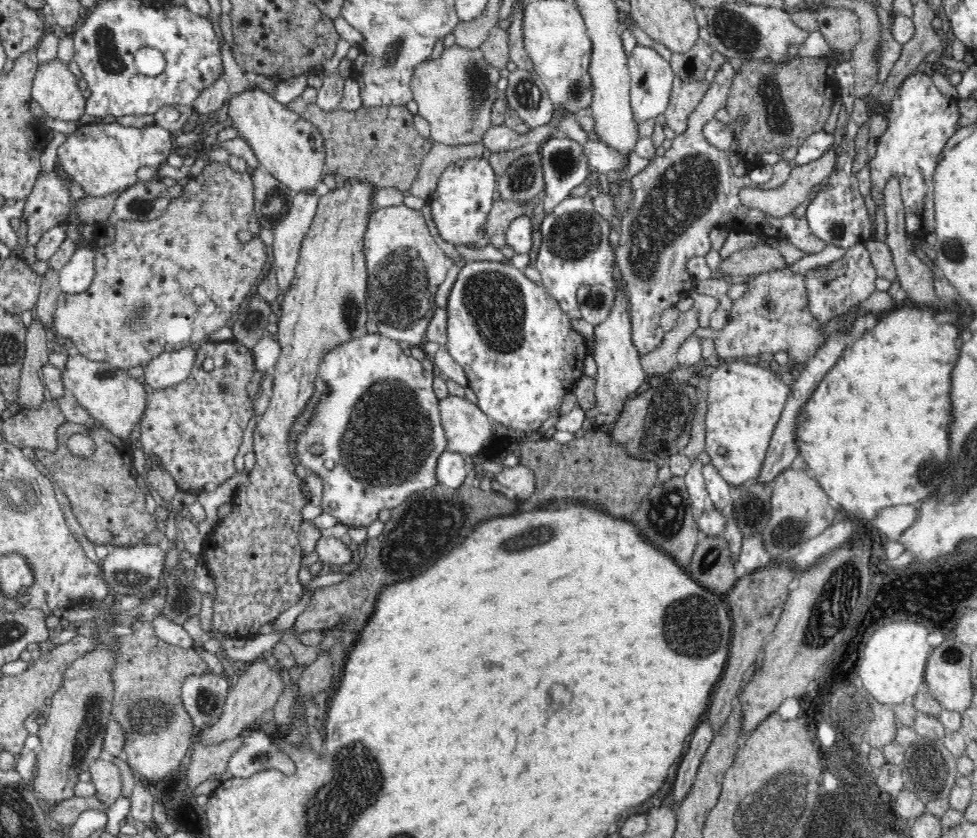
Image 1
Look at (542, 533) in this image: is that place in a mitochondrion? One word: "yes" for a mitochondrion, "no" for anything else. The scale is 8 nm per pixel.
yes

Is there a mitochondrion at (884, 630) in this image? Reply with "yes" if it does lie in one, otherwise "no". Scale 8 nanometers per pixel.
no

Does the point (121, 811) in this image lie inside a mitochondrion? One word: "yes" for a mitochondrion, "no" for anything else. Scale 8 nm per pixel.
no

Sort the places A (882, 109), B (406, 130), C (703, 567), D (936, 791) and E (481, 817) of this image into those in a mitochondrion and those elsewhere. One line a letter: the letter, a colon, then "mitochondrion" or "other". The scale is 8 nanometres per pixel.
A: other
B: other
C: mitochondrion
D: other
E: other

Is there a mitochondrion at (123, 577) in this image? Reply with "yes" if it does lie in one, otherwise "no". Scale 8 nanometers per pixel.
yes

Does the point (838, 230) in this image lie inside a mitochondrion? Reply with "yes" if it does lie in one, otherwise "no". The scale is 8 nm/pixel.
yes

